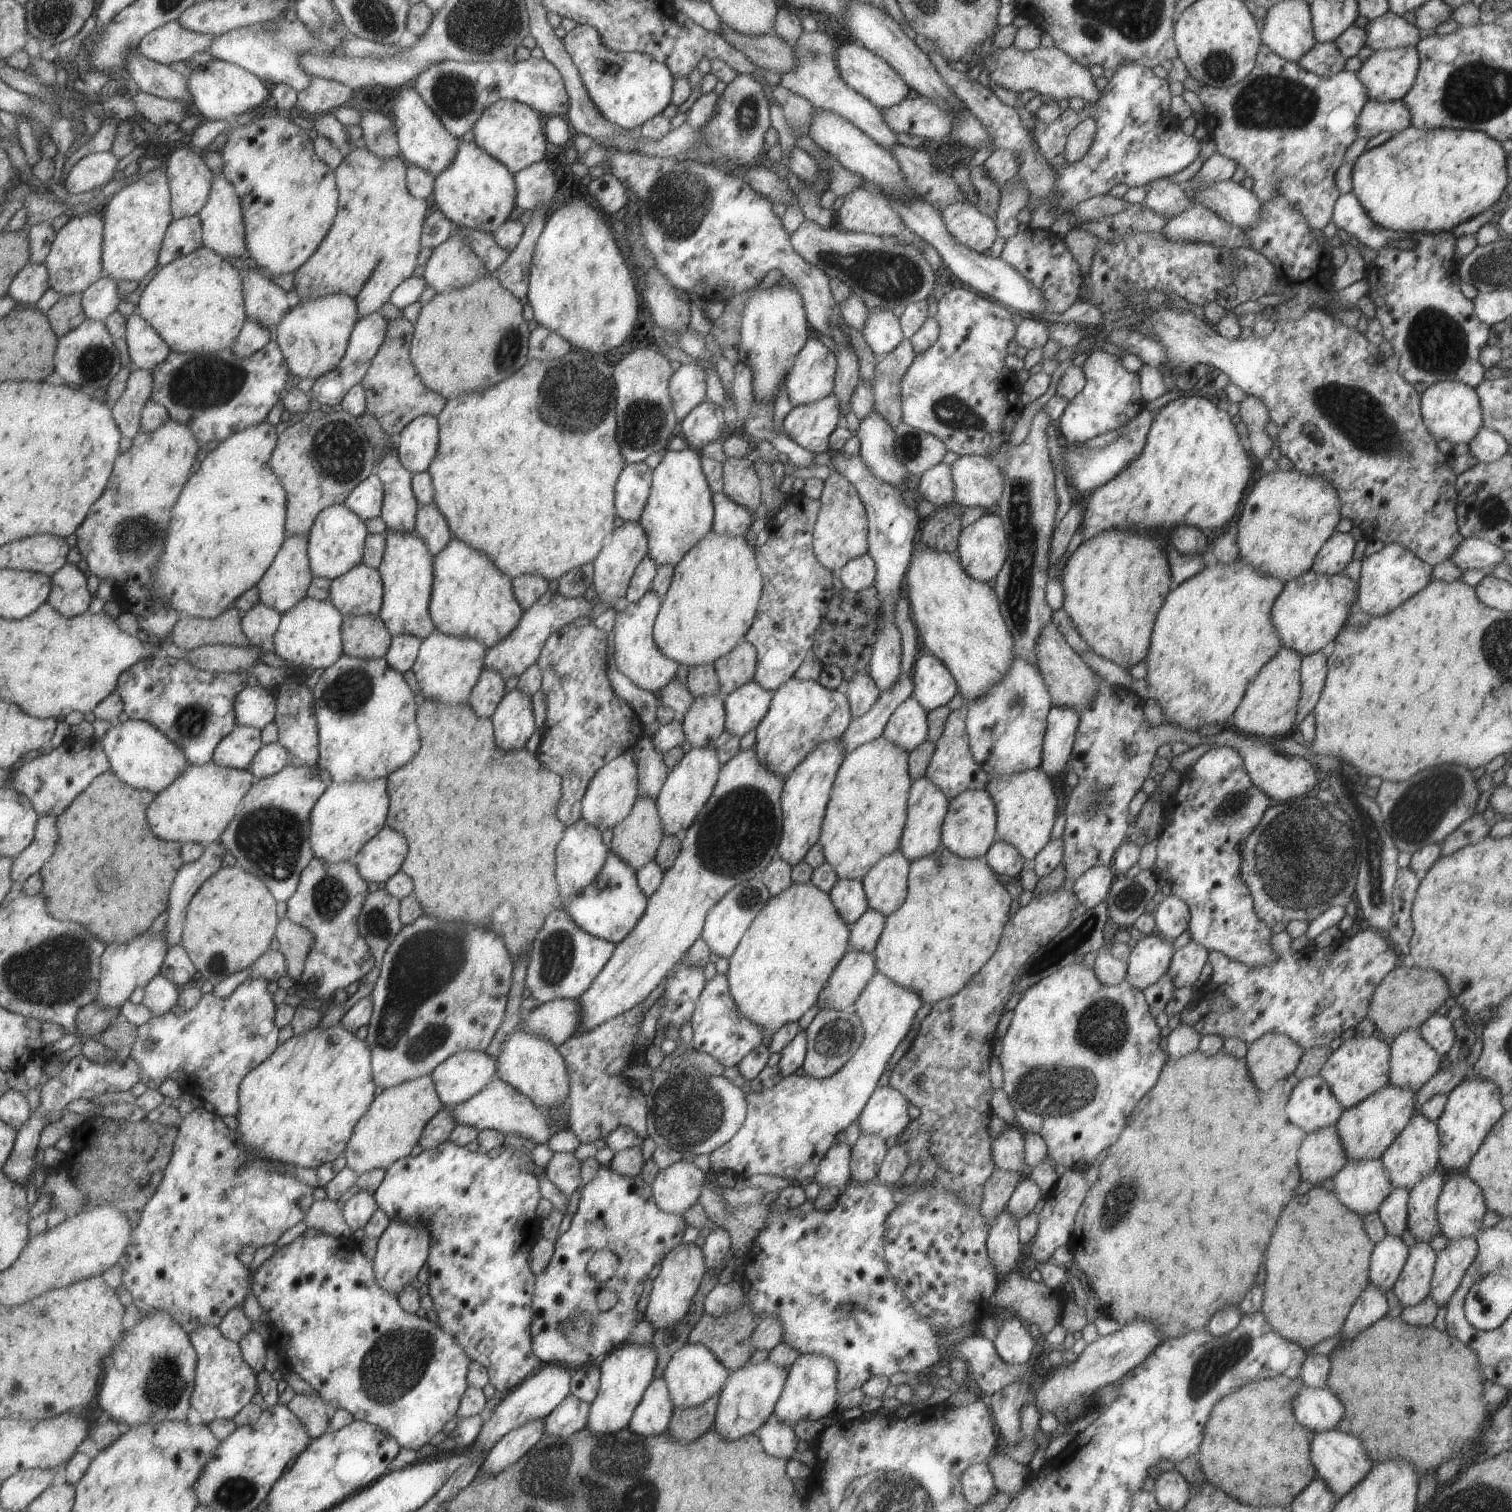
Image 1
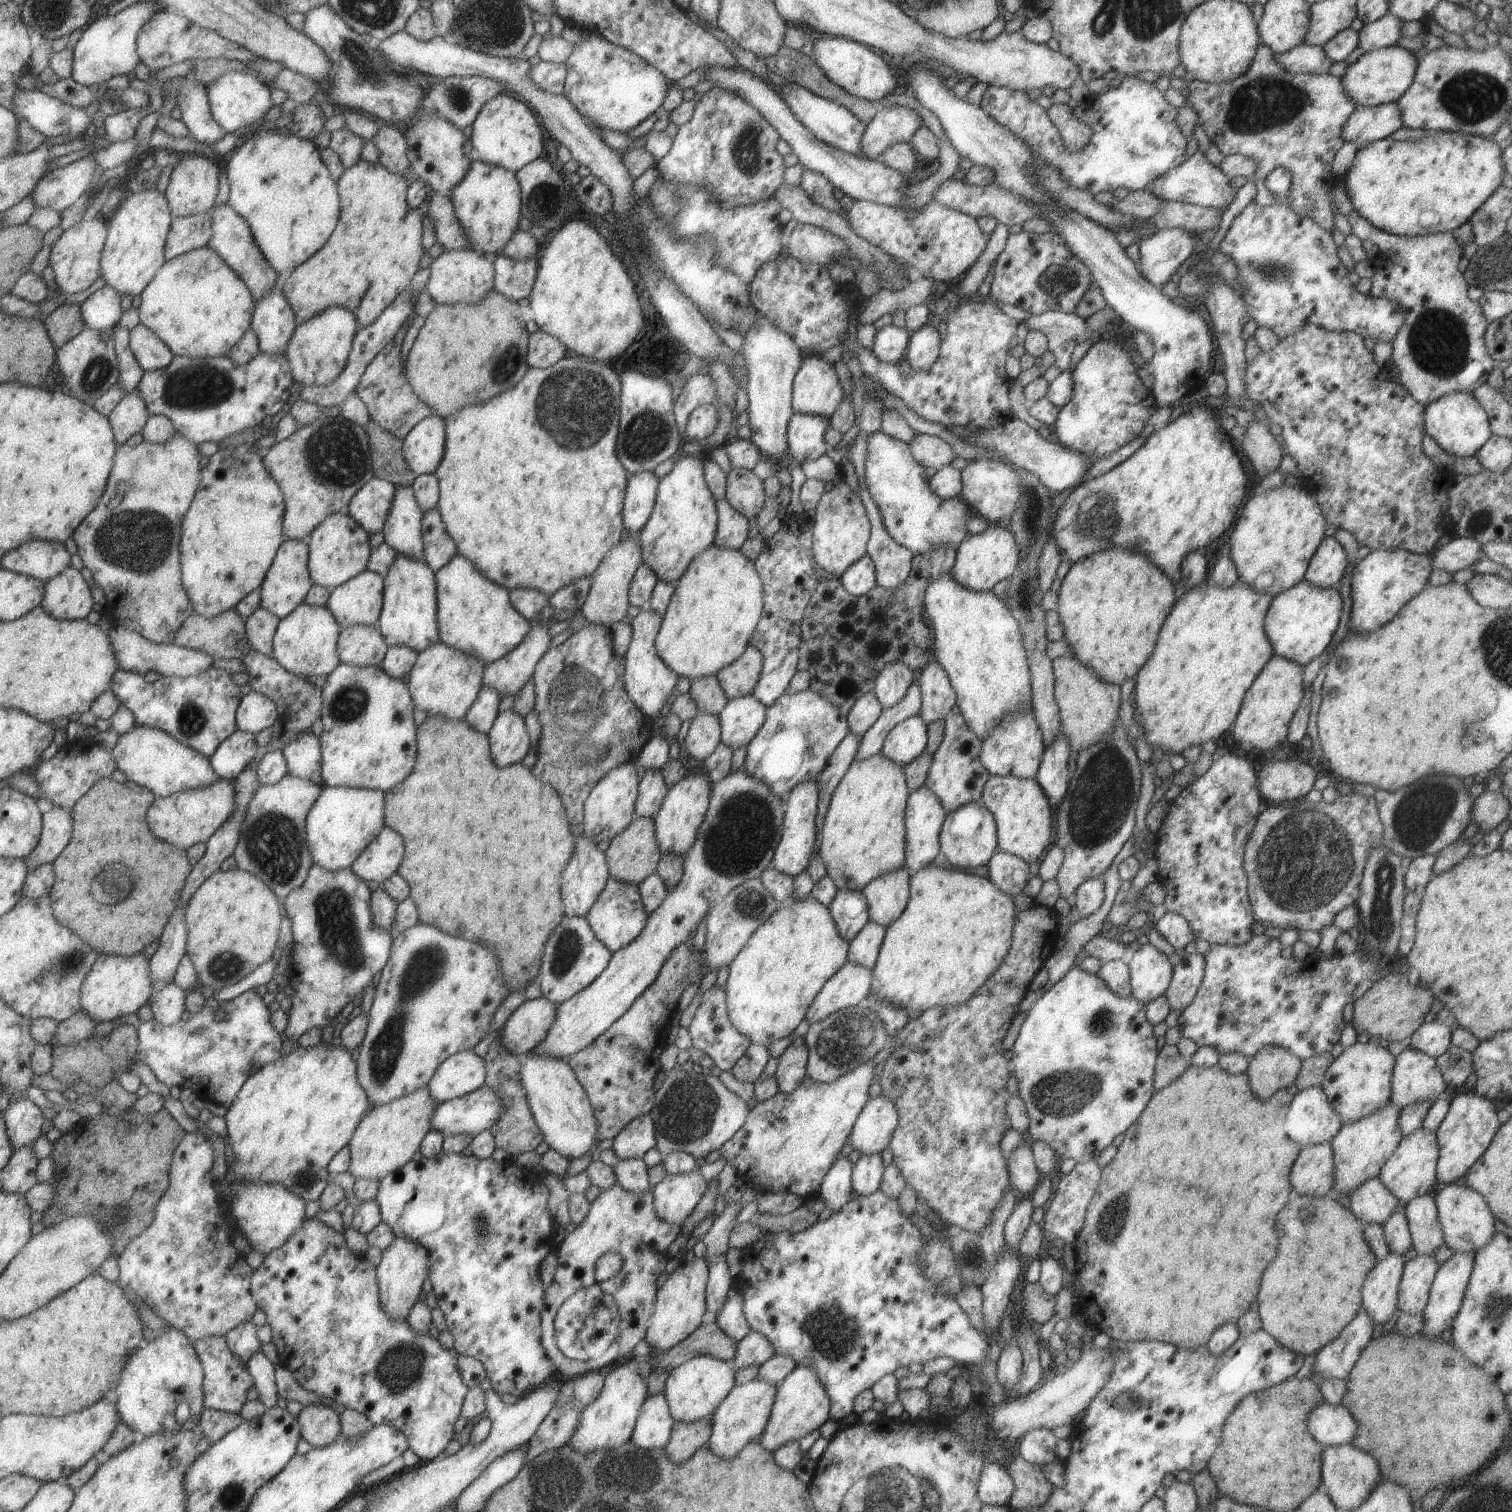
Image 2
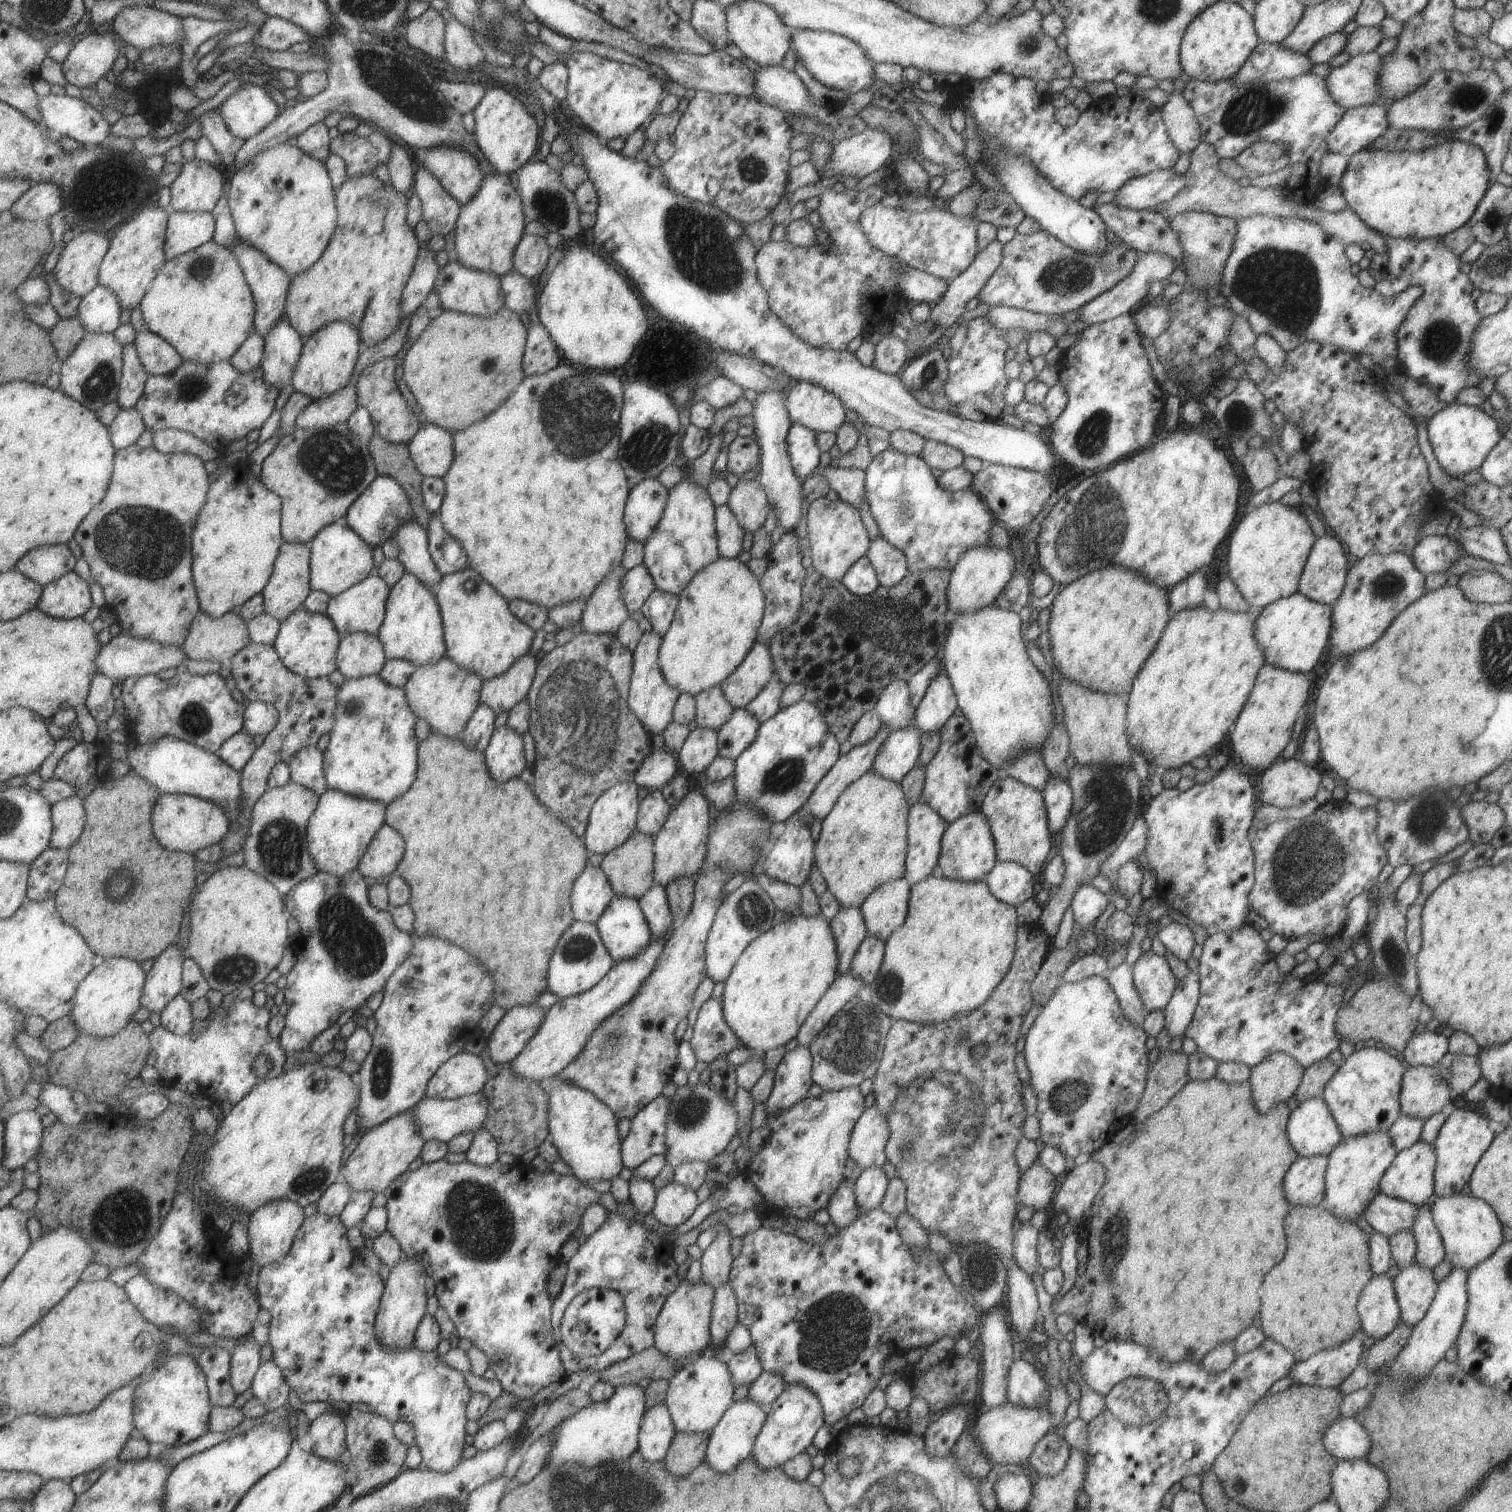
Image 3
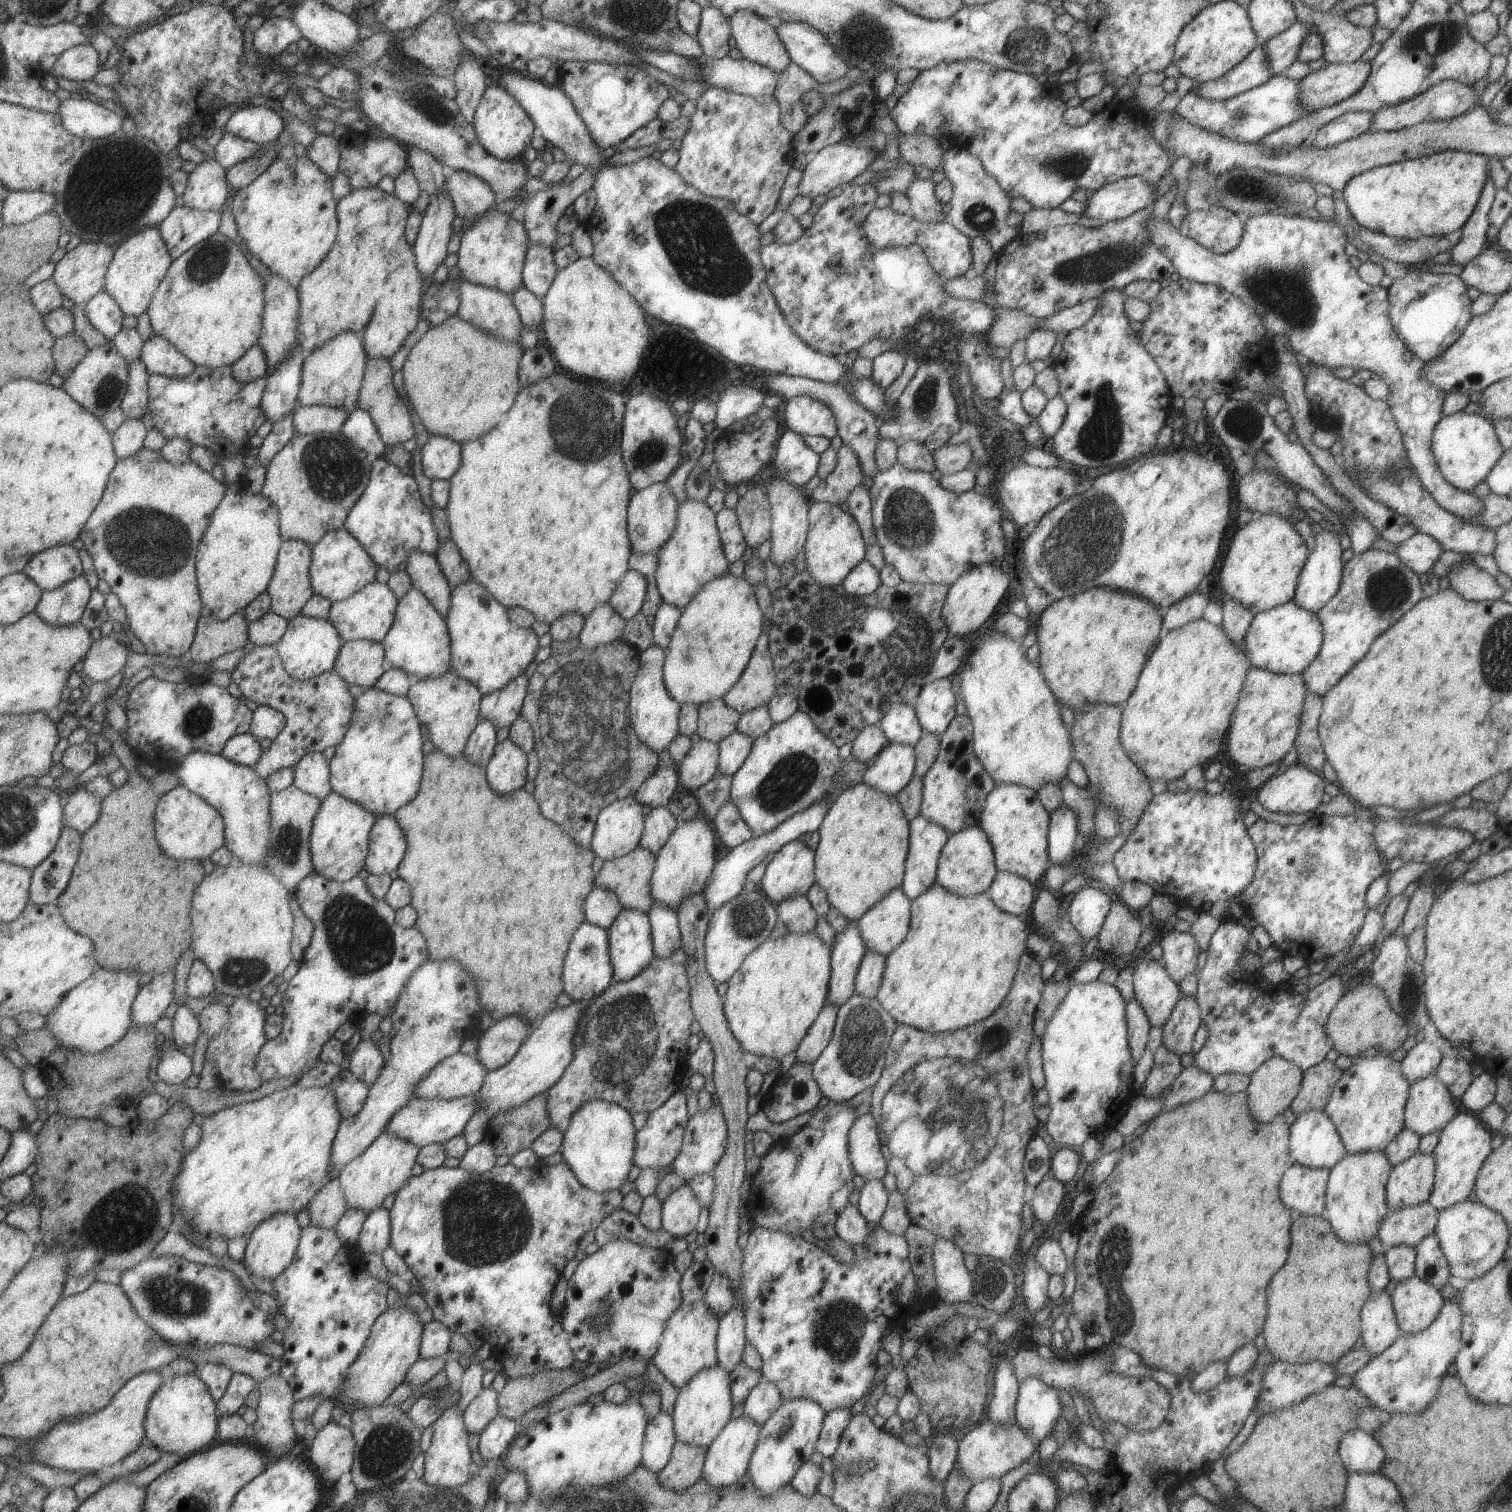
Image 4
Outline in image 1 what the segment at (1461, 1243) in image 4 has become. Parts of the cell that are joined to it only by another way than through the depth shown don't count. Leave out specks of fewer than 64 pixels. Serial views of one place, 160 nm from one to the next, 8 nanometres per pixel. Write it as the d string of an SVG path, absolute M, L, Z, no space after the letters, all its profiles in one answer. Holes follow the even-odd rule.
M1451 1174L1436 1200L1440 1233L1450 1241L1477 1236L1486 1206L1481 1189L1467 1175Z

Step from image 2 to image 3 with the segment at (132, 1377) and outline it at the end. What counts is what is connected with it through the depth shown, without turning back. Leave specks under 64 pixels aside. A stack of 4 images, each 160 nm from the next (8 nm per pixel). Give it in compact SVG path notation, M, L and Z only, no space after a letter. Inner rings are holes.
M189 1355L168 1356L151 1380L138 1386L134 1412L137 1433L152 1443L172 1447L191 1443L210 1431L213 1407L208 1377L200 1363Z

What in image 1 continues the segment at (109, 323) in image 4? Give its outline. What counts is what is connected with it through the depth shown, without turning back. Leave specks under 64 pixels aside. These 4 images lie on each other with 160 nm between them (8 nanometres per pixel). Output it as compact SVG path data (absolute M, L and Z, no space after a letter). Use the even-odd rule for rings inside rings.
M103 276L84 292L82 303L89 319L105 322L119 308L122 300L117 283L117 280Z

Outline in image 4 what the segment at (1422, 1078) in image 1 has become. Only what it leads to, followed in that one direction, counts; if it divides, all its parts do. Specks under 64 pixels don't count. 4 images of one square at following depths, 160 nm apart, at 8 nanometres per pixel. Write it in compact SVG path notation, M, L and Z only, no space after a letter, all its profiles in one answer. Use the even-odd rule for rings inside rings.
M1434 1075L1408 1085L1403 1126L1419 1138L1440 1130L1460 1111L1447 1087Z

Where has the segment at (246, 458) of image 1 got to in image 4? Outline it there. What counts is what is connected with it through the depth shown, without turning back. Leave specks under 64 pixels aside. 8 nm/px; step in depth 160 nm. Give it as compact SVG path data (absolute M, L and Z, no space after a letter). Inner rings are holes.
M226 484L226 498L217 507L211 526L205 533L198 554L198 583L206 611L229 620L236 612L244 611L262 593L268 590L274 577L281 550L280 510L269 497L254 493L251 488Z

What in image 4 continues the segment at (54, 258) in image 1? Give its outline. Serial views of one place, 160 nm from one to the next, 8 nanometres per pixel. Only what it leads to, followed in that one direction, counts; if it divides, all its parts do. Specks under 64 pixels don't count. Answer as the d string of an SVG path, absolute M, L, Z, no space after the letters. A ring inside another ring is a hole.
M81 242L55 265L51 278L59 285L65 298L71 299L76 305L85 305L105 290L106 276L115 255L116 248L112 245Z

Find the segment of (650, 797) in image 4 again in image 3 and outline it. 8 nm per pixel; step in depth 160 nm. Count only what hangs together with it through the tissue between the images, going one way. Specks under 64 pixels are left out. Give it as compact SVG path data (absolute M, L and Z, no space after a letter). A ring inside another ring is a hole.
M665 748L660 752L653 749L635 771L633 781L639 788L660 792L677 772L679 766L674 754Z

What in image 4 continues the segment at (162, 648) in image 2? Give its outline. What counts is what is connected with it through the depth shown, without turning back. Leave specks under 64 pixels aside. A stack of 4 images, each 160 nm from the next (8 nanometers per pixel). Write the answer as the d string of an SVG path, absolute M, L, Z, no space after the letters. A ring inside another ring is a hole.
M111 635L108 637L101 637L91 645L87 656L83 660L84 665L82 669L86 673L86 676L92 681L107 682L117 673L128 674L131 671L131 669L125 666L127 660L129 660L129 648Z

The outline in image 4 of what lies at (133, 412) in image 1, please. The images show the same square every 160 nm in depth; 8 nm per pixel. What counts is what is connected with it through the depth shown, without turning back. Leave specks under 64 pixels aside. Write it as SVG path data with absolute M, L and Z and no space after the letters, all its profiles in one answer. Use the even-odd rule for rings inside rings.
M126 419L123 426L112 433L114 447L120 459L136 455L144 446L148 431L141 419Z

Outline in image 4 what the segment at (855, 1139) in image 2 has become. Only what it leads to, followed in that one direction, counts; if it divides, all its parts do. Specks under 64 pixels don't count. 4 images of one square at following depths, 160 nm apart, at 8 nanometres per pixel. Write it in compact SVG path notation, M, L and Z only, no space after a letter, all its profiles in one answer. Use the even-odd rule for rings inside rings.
M866 1113L857 1117L849 1127L847 1138L848 1157L854 1174L861 1176L865 1182L881 1181L887 1170L874 1116Z

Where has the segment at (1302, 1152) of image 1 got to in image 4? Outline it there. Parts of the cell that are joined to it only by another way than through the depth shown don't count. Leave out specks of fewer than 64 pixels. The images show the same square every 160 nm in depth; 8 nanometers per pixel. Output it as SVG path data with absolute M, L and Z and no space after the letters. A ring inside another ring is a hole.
M1293 1163L1283 1174L1279 1182L1279 1198L1281 1202L1291 1208L1297 1214L1326 1218L1325 1212L1325 1189L1328 1181L1329 1170L1325 1167L1320 1169L1310 1169L1303 1165Z

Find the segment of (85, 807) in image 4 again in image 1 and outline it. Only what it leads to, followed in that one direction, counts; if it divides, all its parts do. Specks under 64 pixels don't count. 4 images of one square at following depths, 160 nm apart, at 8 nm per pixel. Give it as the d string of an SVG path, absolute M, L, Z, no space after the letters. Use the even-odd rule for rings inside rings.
M40 815L36 826L36 839L15 858L12 877L15 887L24 888L25 882L41 872L47 861L55 854L59 842L58 817Z

